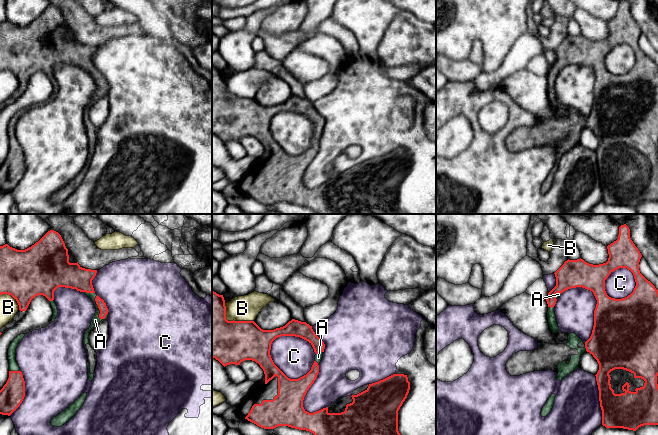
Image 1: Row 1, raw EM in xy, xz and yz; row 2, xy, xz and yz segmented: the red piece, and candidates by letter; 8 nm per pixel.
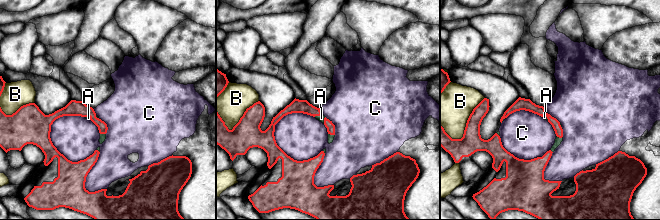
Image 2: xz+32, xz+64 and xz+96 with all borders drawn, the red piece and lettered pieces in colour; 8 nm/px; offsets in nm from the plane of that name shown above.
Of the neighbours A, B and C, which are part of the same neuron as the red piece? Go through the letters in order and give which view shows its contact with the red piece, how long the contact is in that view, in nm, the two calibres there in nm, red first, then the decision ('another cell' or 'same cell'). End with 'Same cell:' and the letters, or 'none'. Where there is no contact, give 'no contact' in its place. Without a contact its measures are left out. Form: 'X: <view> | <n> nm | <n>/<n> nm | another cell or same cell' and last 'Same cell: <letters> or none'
A: xy | 220 nm | 70/60 nm | same cell
B: xz | 280 nm | 360/200 nm | another cell
C: xz | 400 nm | 300/320 nm | another cell
Same cell: A

